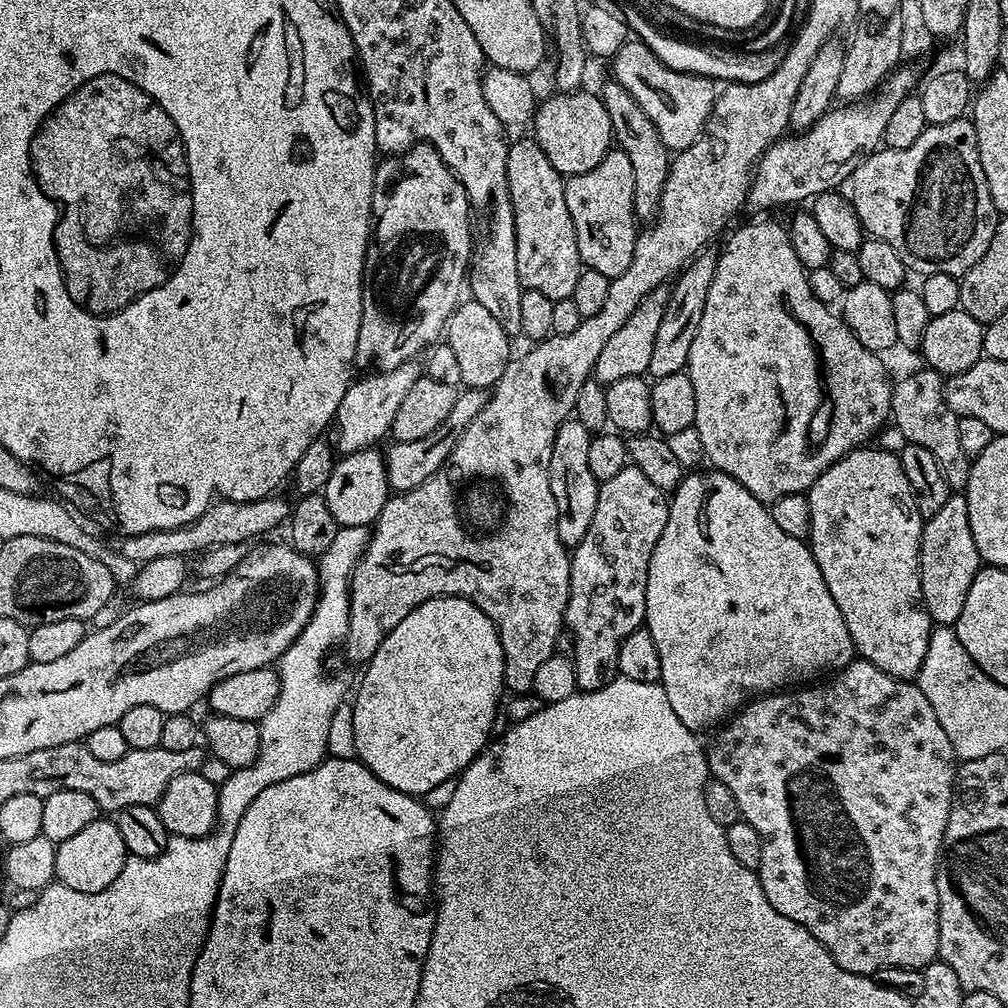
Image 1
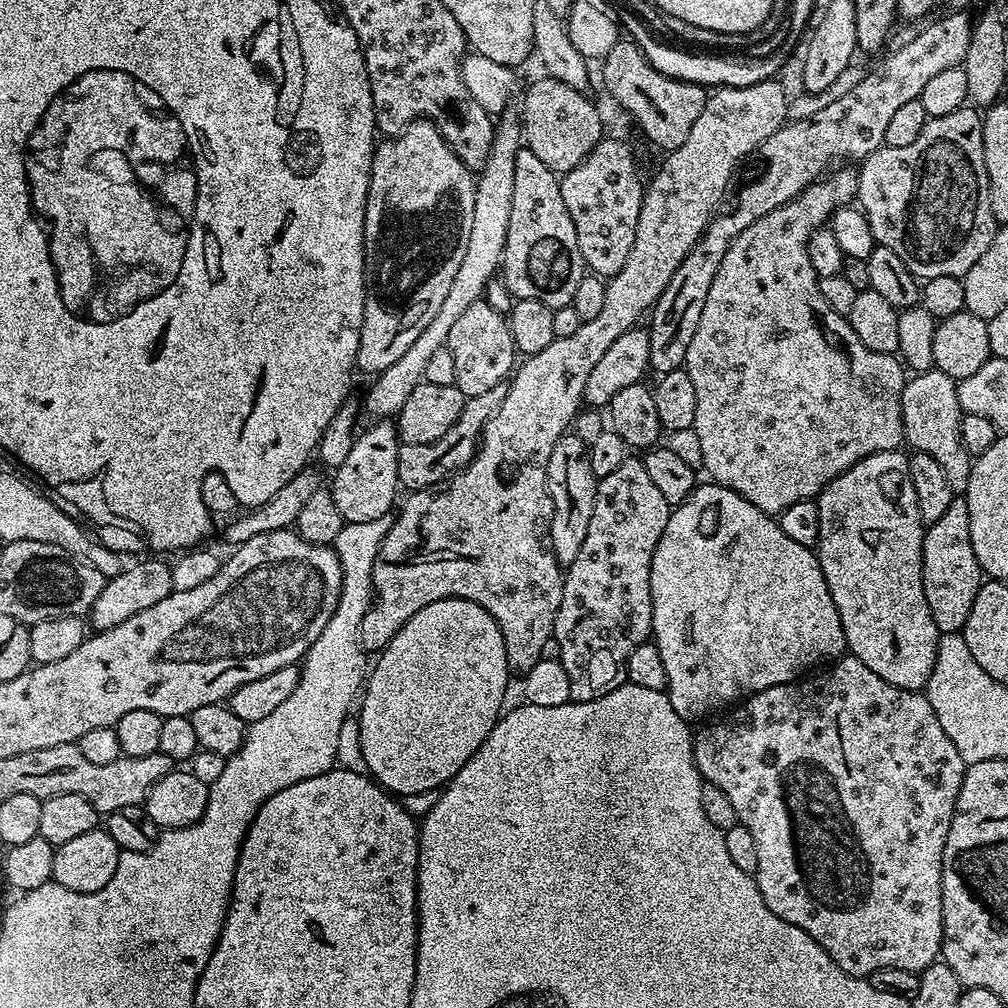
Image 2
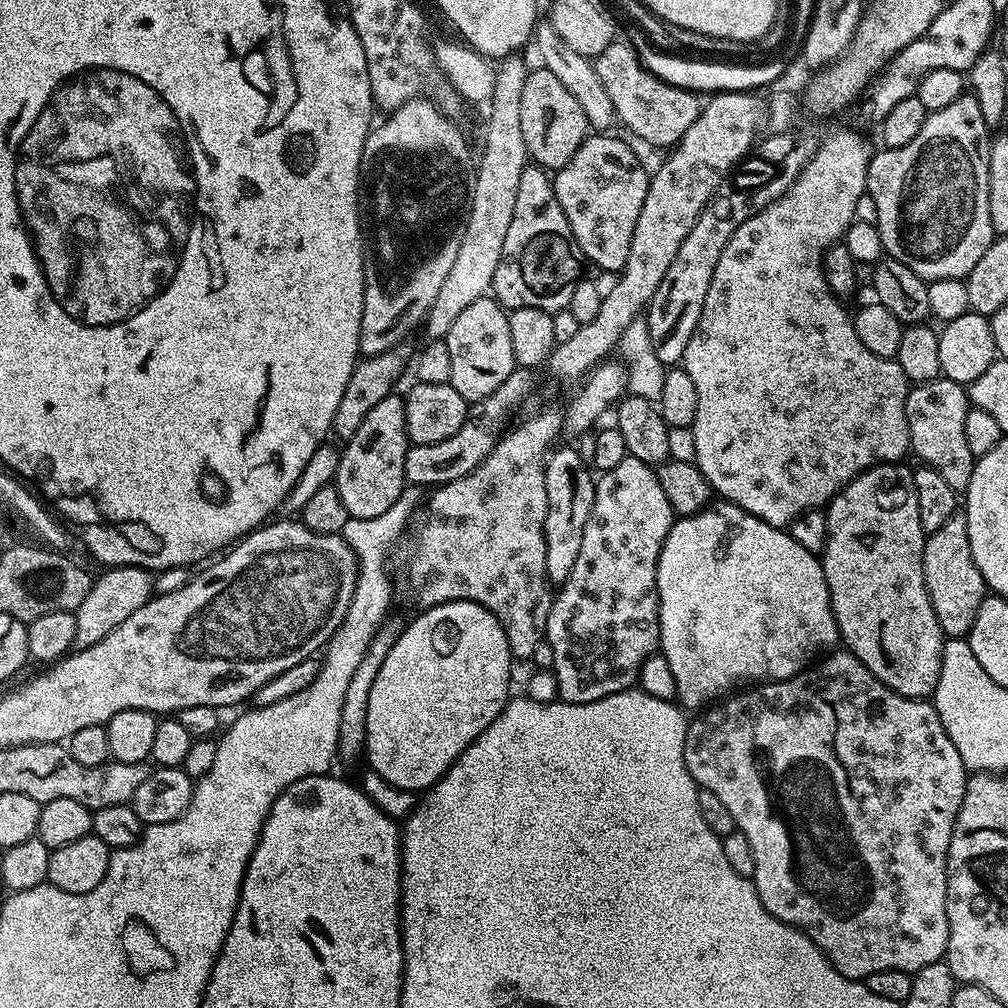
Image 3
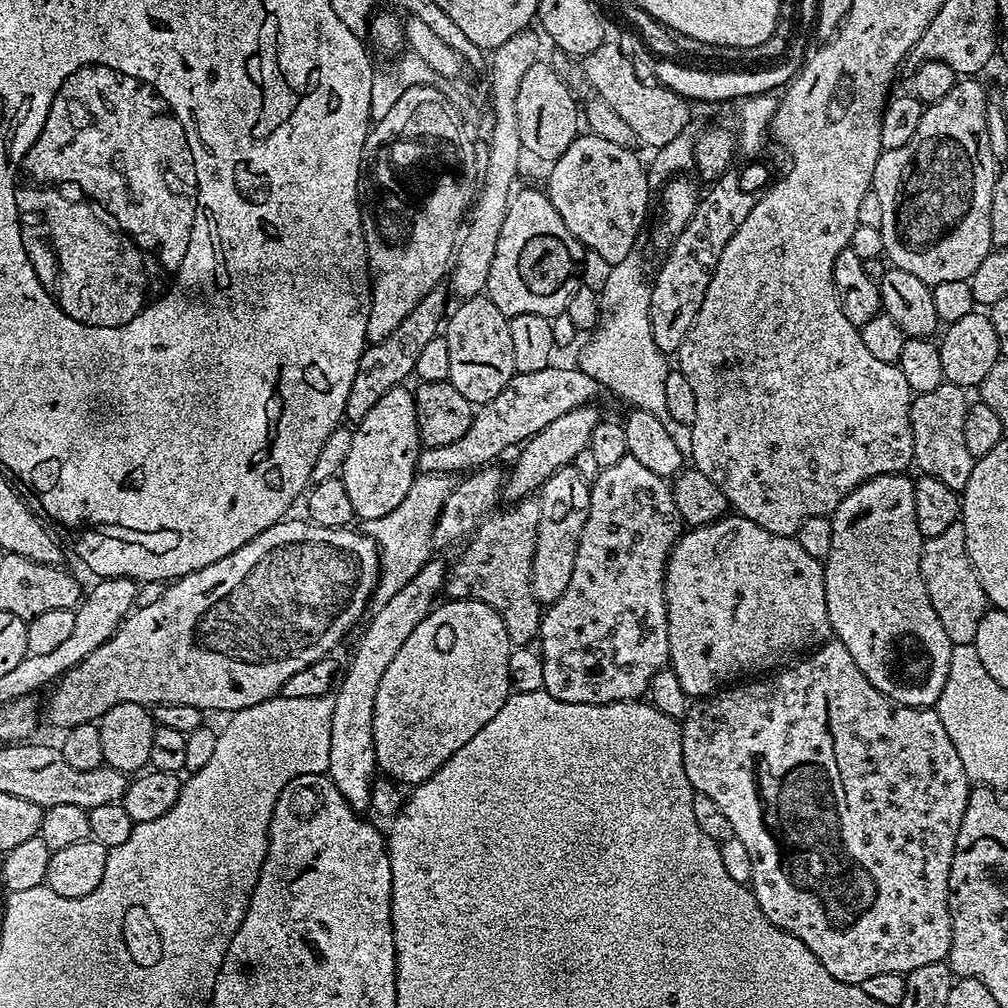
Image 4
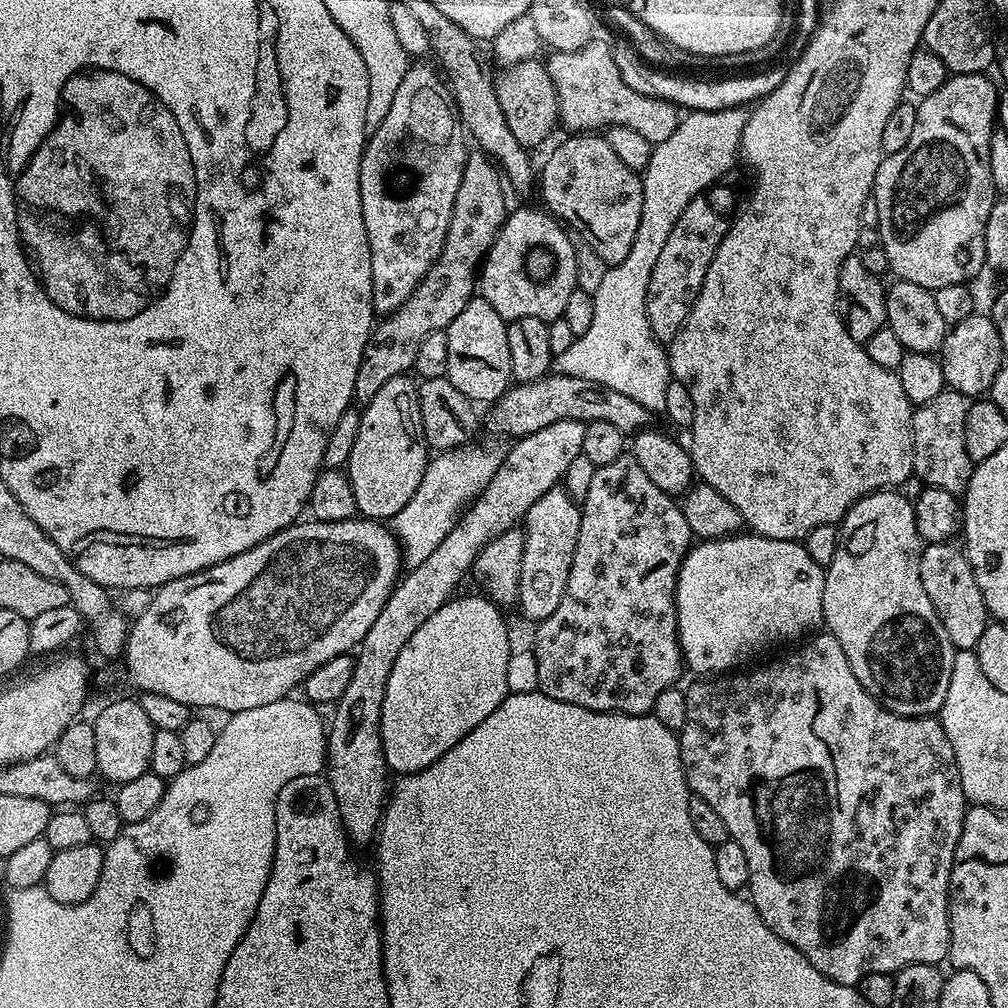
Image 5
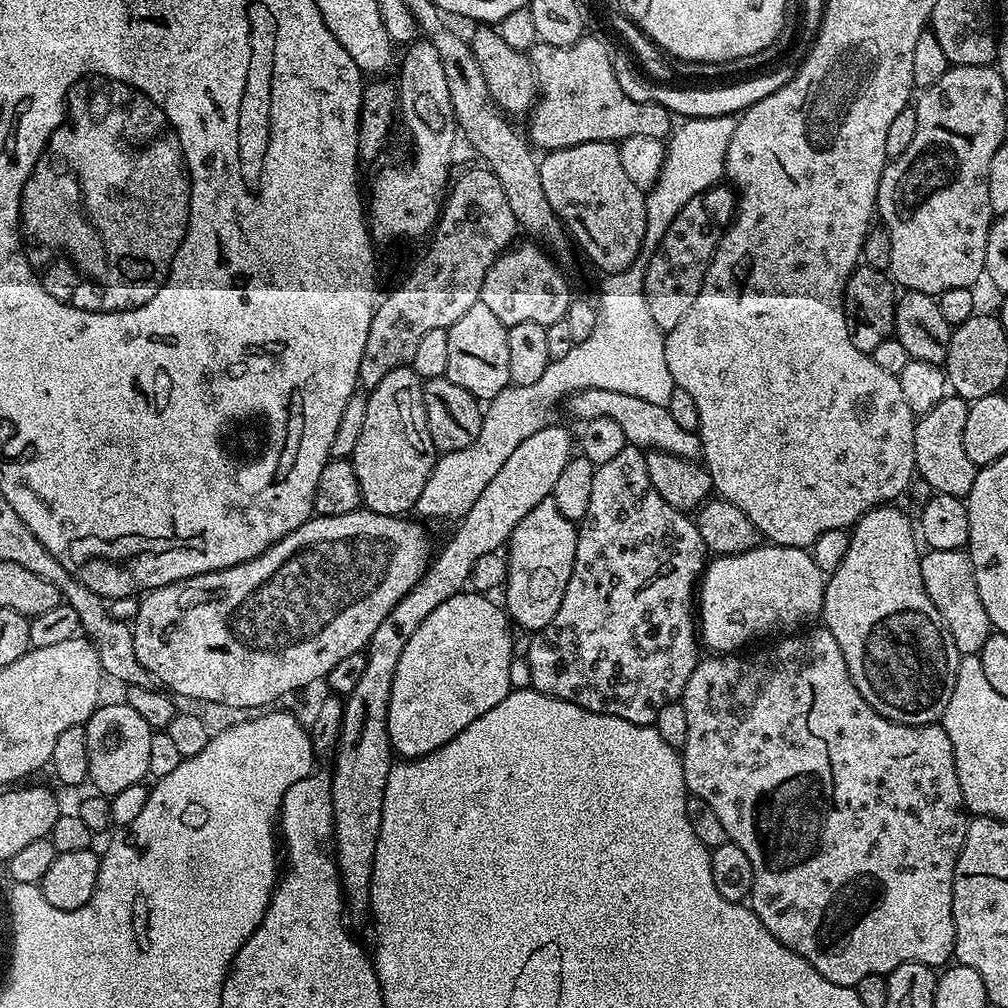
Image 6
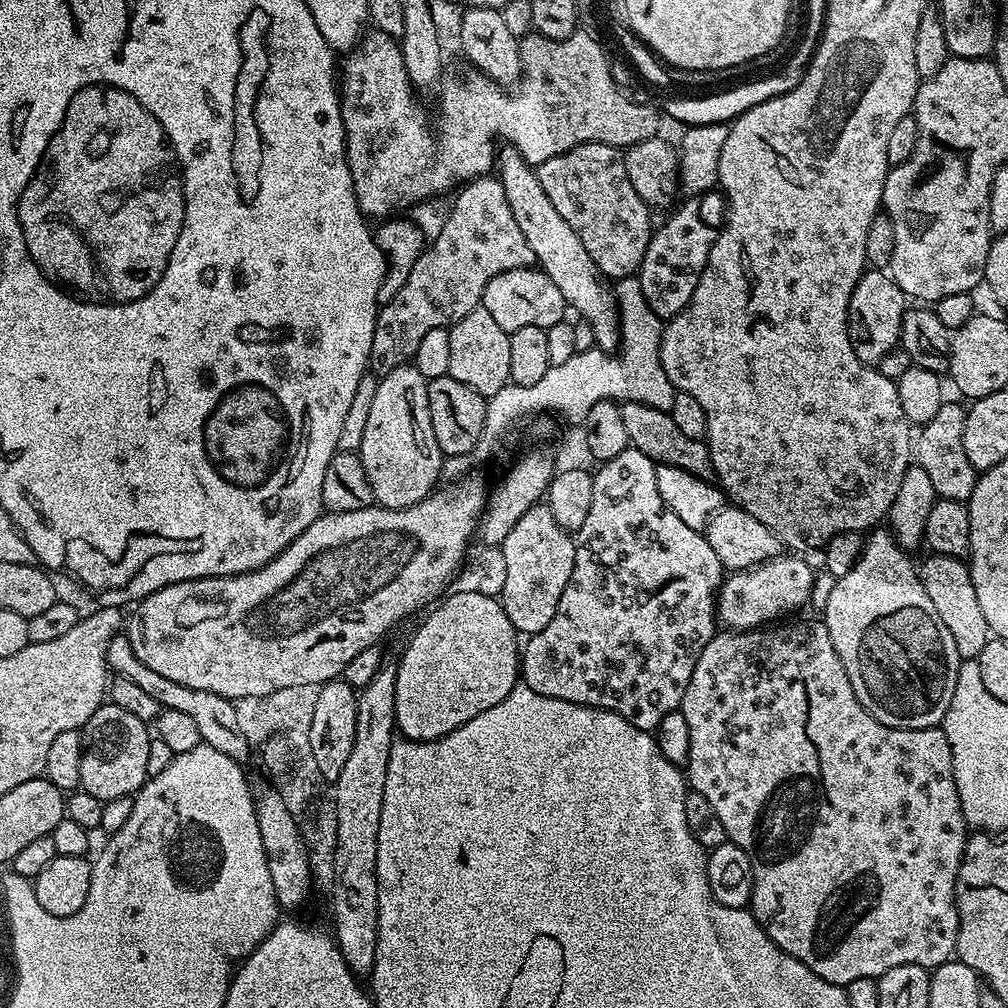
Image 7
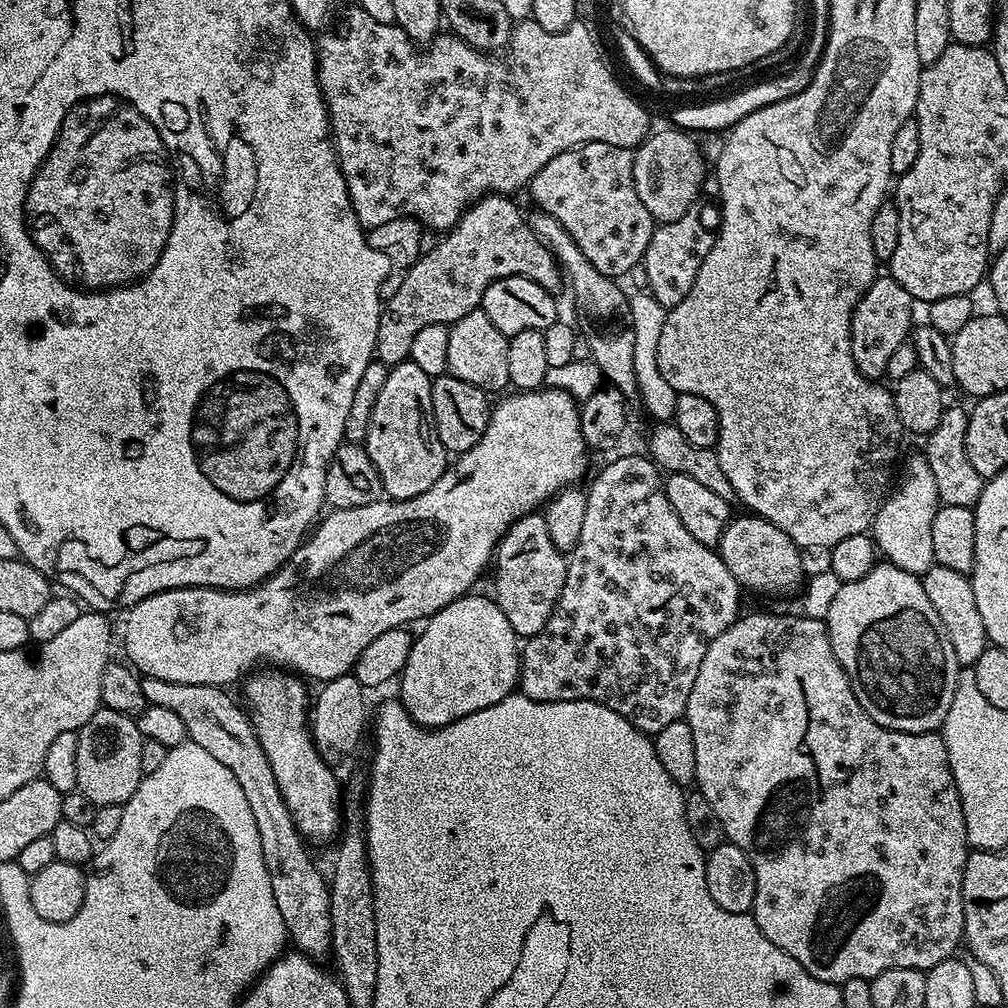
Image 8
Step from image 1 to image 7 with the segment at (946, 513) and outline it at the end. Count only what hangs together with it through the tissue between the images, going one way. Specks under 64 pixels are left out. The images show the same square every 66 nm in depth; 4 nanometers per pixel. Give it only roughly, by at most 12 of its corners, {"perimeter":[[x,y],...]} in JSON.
{"perimeter":[[928,554],[918,571],[960,659],[990,633],[971,567]]}

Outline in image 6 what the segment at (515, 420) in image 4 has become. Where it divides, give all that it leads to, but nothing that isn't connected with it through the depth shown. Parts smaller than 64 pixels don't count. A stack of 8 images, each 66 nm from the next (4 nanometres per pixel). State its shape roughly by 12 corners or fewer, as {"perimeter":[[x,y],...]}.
{"perimeter":[[618,390],[567,397],[577,422],[610,418],[625,441],[699,461],[700,437],[668,406]]}

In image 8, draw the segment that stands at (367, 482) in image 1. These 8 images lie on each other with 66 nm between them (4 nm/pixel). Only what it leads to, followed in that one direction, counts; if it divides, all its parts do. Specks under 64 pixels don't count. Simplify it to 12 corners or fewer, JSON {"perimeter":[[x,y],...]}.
{"perimeter":[[393,364],[362,442],[384,496],[426,494],[449,467],[433,377]]}

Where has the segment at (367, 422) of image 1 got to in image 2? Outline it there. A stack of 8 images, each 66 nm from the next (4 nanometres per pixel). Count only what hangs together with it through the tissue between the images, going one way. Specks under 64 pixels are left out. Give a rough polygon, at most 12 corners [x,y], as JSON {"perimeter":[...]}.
{"perimeter":[[501,117],[477,177],[465,257],[434,320],[373,379],[372,418],[400,412],[463,311],[501,267],[517,121]]}

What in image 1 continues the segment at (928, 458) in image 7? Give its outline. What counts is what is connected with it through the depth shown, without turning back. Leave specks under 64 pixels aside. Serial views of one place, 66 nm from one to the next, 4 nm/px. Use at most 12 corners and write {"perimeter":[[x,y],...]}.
{"perimeter":[[927,366],[893,383],[890,420],[934,454],[953,493],[972,460],[945,377]]}

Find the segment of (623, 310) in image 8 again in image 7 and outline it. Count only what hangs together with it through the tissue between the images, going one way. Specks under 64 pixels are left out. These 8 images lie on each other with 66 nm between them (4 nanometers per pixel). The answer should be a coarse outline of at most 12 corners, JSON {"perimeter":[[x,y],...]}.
{"perimeter":[[501,147],[494,168],[540,271],[620,347],[620,305],[536,168]]}

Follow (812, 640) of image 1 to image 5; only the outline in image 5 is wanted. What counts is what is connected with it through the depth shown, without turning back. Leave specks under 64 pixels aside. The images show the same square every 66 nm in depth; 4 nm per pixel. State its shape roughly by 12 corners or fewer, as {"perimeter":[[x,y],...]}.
{"perimeter":[[795,540],[693,543],[676,637],[700,678],[821,627]]}

